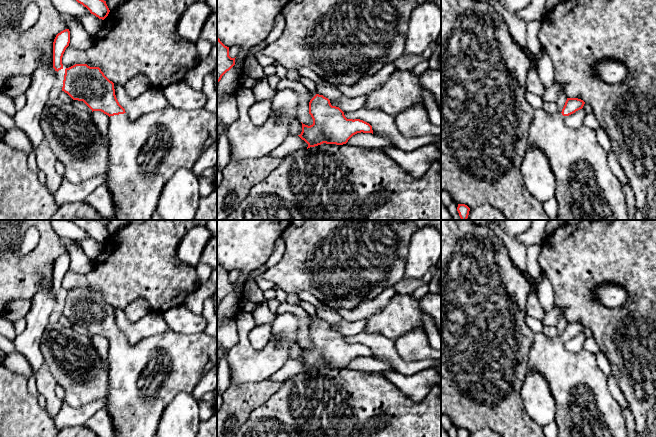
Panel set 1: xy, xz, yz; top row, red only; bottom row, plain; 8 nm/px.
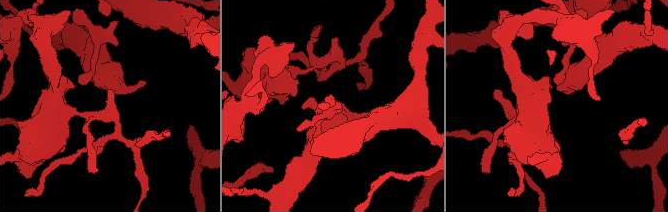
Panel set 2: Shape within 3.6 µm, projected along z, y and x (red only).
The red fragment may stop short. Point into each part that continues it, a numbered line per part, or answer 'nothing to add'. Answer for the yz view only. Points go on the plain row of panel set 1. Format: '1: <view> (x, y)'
1: yz (585, 407)

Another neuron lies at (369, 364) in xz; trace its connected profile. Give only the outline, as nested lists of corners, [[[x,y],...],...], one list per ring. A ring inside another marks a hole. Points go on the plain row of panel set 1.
[[[357,357],[353,359],[347,369],[368,372],[395,371],[392,365],[387,361],[381,361],[372,357]]]

